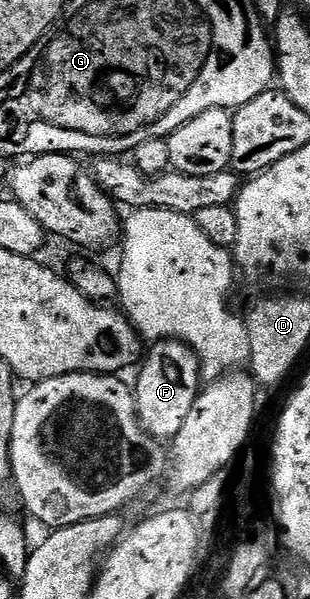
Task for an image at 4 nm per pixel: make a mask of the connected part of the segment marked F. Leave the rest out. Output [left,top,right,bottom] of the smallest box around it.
[134,338,202,442]

